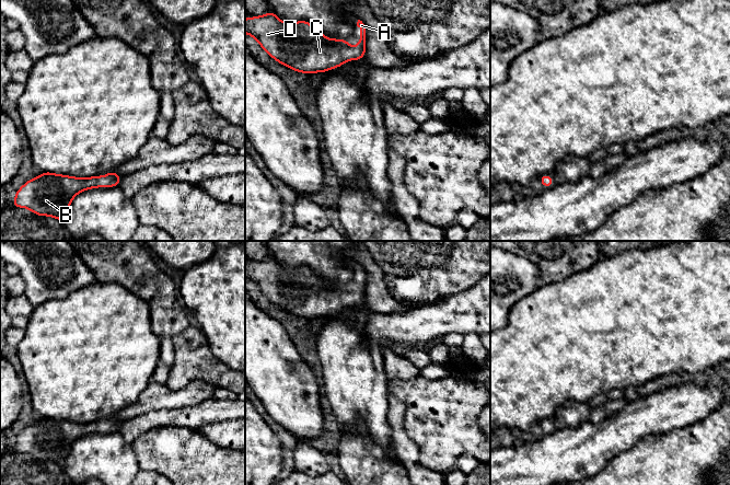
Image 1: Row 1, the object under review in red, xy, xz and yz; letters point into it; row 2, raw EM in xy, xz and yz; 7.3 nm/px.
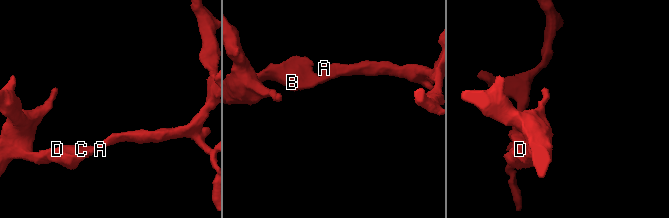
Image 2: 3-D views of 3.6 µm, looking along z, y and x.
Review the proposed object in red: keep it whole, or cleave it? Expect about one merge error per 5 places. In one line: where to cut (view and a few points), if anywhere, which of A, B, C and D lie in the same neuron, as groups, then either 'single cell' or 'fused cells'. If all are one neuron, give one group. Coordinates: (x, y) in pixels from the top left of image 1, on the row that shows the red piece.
no cut | A B C D | single cell

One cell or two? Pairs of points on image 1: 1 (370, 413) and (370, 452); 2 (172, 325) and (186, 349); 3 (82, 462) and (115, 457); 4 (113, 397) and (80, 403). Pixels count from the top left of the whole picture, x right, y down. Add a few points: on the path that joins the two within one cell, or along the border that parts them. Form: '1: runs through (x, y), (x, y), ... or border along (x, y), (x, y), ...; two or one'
1: border along (345, 430), (361, 423), (374, 442), (392, 451); two
2: border along (192, 322), (171, 338); two
3: runs through (90, 457), (107, 457); one
4: runs through (105, 401), (88, 401); one

